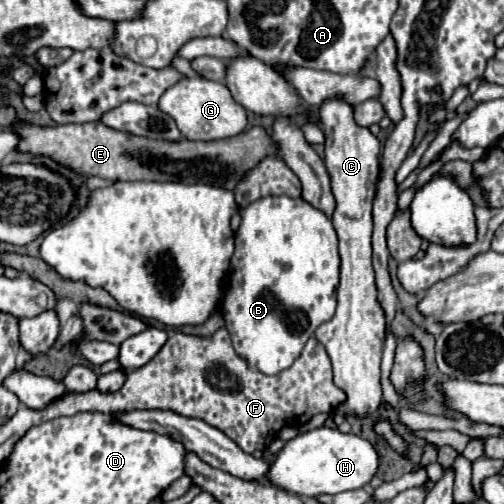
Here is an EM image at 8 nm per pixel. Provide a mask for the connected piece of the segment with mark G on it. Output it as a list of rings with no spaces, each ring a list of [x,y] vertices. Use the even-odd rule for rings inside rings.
[[[182,78],[160,98],[160,110],[174,118],[182,136],[188,140],[218,140],[244,132],[248,124],[246,110],[232,98],[226,84],[206,78]]]

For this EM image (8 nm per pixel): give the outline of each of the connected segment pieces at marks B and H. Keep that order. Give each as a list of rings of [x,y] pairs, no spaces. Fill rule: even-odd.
[[[266,196],[240,210],[242,224],[236,232],[236,250],[230,264],[230,286],[220,288],[222,316],[234,340],[236,352],[264,374],[278,374],[292,366],[316,328],[336,312],[336,288],[340,272],[338,236],[330,218],[304,198]]]
[[[318,428],[286,442],[284,450],[270,464],[268,478],[282,490],[298,496],[338,494],[358,490],[370,484],[380,466],[380,456],[372,442],[352,432],[344,434],[338,428]]]

